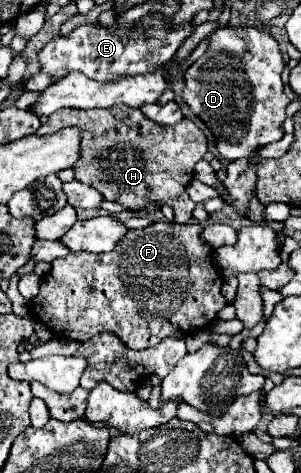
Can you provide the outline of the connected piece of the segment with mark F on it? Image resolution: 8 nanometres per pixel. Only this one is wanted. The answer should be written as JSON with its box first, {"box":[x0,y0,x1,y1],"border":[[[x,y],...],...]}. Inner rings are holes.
{"box":[31,222,227,350],"border":[[[157,222],[157,224],[151,224],[143,230],[129,230],[127,236],[115,246],[115,250],[107,252],[107,254],[91,254],[91,252],[73,252],[73,254],[67,254],[65,258],[57,258],[51,266],[51,272],[47,276],[41,278],[41,290],[39,294],[31,300],[31,312],[33,316],[45,324],[55,336],[59,338],[71,338],[71,340],[89,340],[91,336],[99,334],[99,332],[113,332],[115,336],[119,336],[123,340],[123,344],[127,344],[131,350],[145,350],[145,348],[153,348],[157,346],[163,338],[167,338],[169,334],[175,334],[175,332],[182,332],[184,335],[191,335],[195,331],[209,325],[213,325],[217,321],[219,310],[227,304],[225,296],[221,294],[221,284],[223,284],[223,276],[219,274],[219,270],[215,268],[213,260],[211,260],[211,248],[207,244],[201,242],[199,238],[199,232],[201,232],[201,224],[173,224],[173,222]]]}

